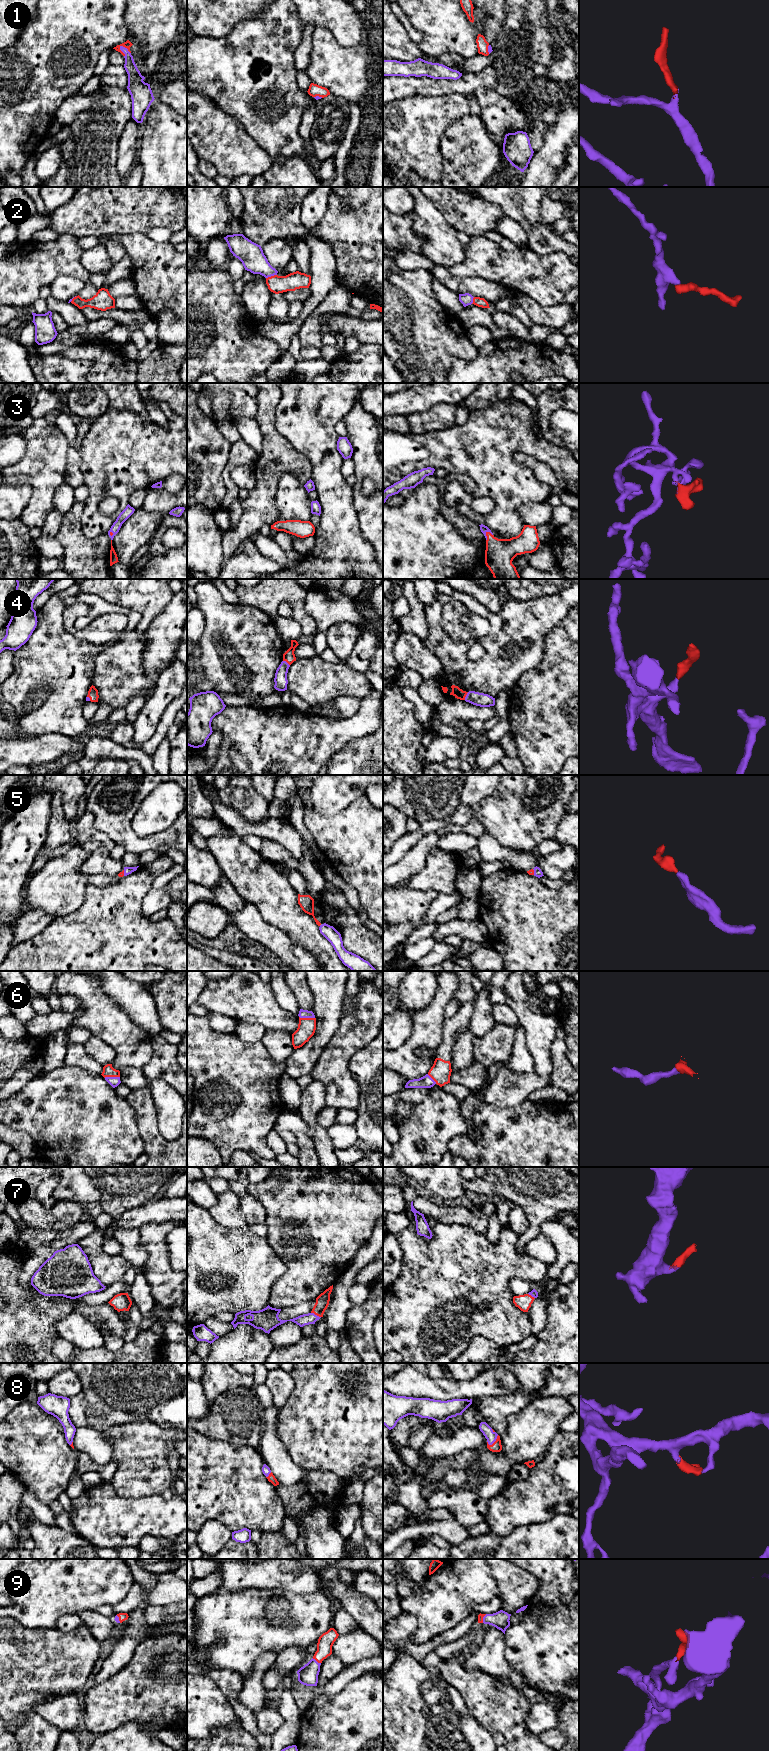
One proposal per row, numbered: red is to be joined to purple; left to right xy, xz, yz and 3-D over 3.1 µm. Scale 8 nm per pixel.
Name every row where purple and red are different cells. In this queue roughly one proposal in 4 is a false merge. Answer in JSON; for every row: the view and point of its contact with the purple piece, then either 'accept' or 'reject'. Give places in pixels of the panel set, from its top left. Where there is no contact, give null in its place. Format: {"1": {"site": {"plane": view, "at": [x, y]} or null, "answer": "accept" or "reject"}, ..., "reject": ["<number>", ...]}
{"1": {"site": {"plane": "xy", "at": [124, 47]}, "answer": "accept"}, "2": {"site": {"plane": "xz", "at": [271, 275]}, "answer": "reject"}, "3": {"site": {"plane": "yz", "at": [485, 535]}, "answer": "accept"}, "4": {"site": {"plane": "yz", "at": [466, 696]}, "answer": "accept"}, "5": {"site": {"plane": "xy", "at": [124, 873]}, "answer": "accept"}, "6": {"site": {"plane": "xz", "at": [307, 1017]}, "answer": "accept"}, "7": {"site": {"plane": "xz", "at": [316, 1315]}, "answer": "accept"}, "8": {"site": {"plane": "yz", "at": [493, 1442]}, "answer": "accept"}, "9": {"site": {"plane": "xz", "at": [315, 1660]}, "answer": "accept"}, "reject": ["2"]}

